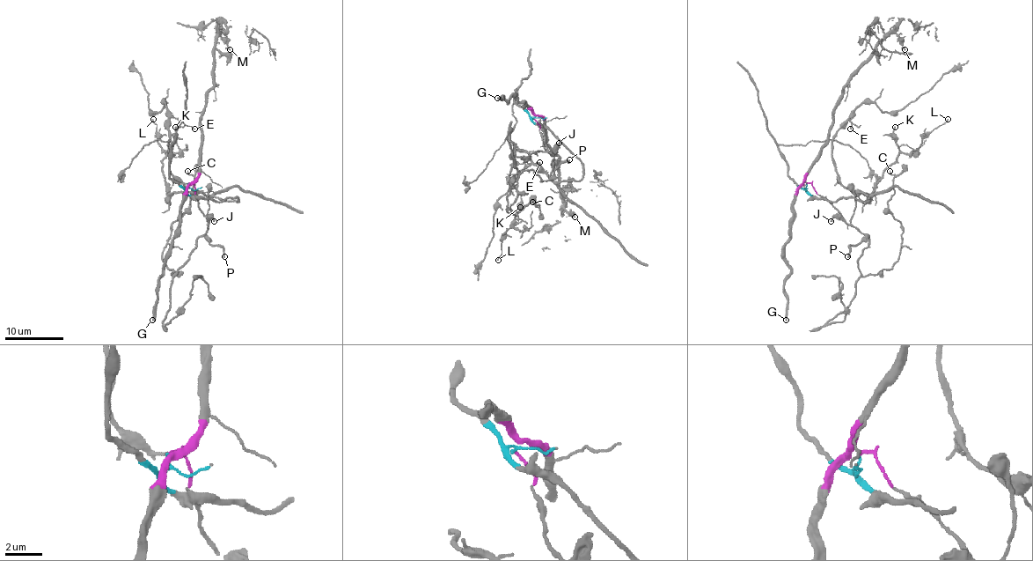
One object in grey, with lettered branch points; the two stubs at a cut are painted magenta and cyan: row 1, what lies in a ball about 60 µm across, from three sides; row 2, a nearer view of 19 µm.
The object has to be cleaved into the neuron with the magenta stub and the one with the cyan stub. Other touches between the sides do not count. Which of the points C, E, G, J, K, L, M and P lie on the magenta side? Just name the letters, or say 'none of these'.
C, G, J, M, P

